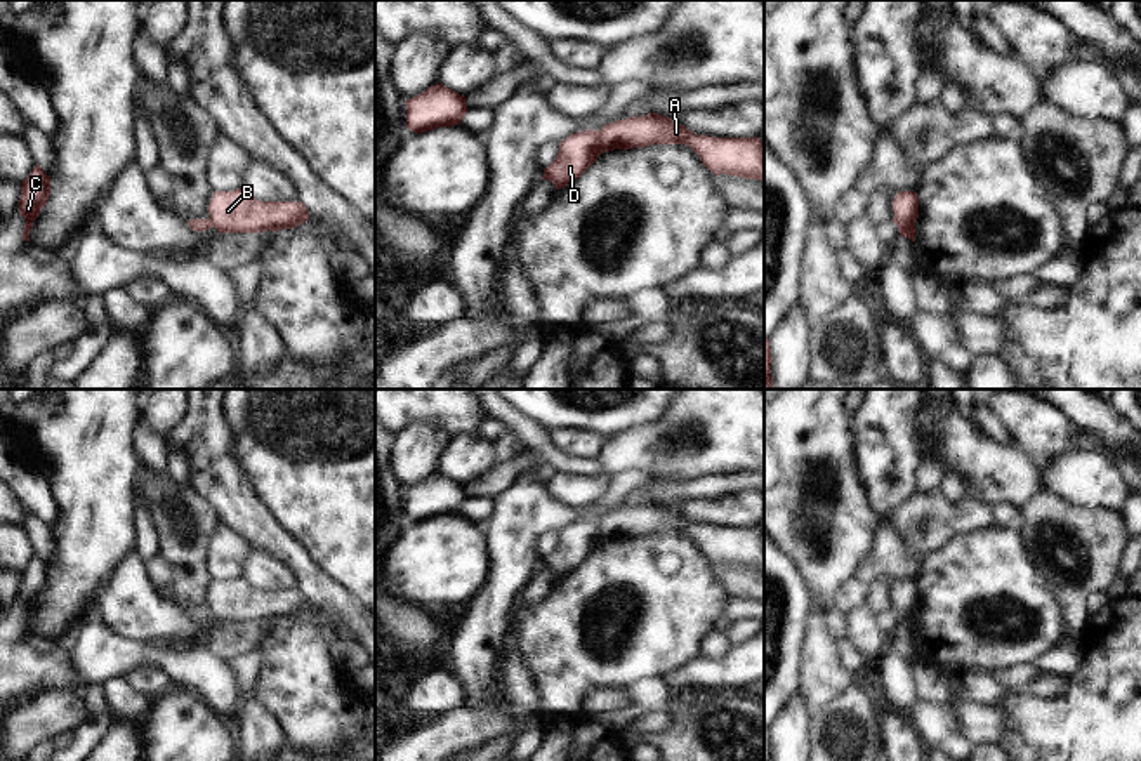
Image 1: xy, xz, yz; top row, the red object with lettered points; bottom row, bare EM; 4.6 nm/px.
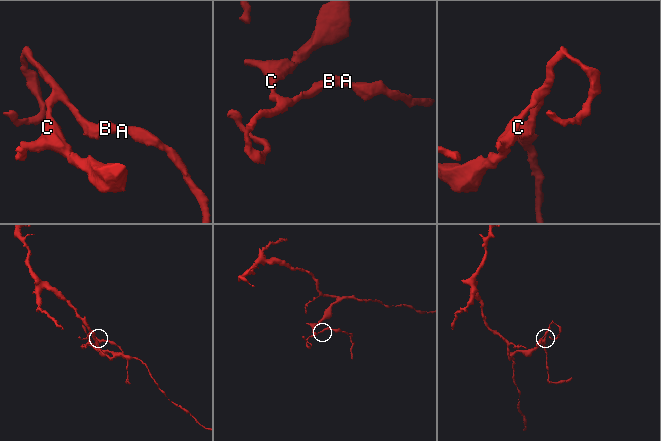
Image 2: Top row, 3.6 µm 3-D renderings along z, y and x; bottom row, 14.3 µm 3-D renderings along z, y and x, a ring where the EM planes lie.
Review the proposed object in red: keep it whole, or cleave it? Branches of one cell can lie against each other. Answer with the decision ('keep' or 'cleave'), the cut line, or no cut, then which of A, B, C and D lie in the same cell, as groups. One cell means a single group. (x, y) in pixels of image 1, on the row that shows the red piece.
cleave | xz (598, 131), (601, 152) | A B / C D

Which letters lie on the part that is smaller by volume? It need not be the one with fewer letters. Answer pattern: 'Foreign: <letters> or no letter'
Foreign: A, B

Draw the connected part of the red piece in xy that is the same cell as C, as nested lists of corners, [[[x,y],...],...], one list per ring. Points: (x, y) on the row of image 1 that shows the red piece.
[[[36,165],[21,184],[19,215],[26,219],[23,233],[24,242],[30,242],[33,221],[40,215],[40,210],[47,205],[49,195],[50,195],[50,177],[40,165]]]

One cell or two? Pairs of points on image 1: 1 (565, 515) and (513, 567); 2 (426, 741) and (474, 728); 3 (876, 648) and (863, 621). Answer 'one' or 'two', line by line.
1: one
2: one
3: one

